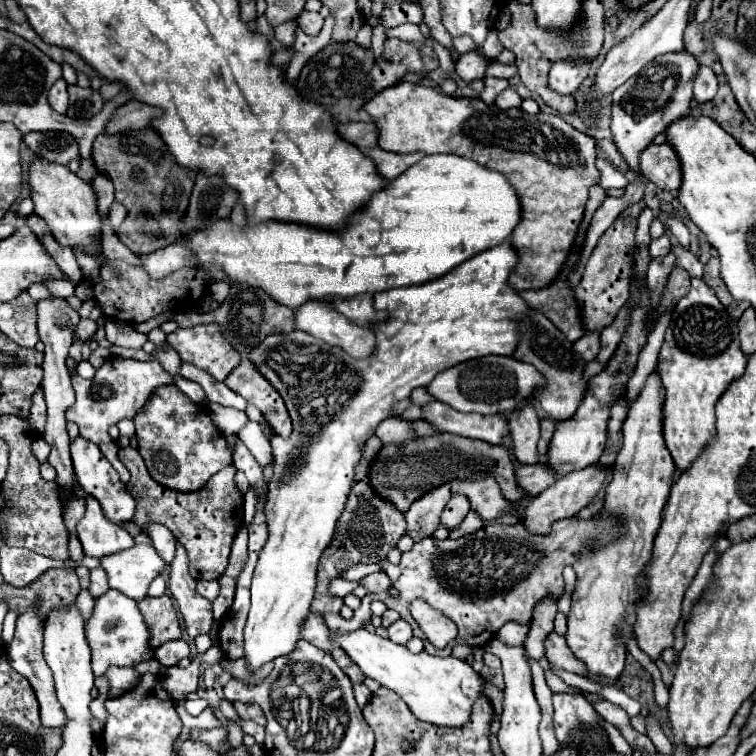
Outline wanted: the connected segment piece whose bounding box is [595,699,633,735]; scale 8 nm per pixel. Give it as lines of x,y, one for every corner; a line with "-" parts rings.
599,699
599,701
595,701
595,709
597,709
597,713
603,713
603,717
607,717
607,721
611,725
615,725
621,731
621,735
629,735
629,731
633,731
629,715
619,705
613,705
605,699

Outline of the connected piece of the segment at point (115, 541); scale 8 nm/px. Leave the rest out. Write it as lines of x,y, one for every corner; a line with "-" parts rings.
85,497
85,501
87,511
77,525
77,537
83,545
85,555
101,559
135,545
133,537
123,527
103,515
101,505
95,497

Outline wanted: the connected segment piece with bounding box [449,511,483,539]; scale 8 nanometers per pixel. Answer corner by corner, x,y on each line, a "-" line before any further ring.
469,511
469,515
451,531
451,539
457,539
457,537
463,537
463,535
469,535
469,533
475,533
483,527
483,519
475,513
475,511

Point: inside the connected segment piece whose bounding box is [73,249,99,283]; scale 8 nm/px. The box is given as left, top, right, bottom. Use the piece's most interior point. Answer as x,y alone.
90,266

